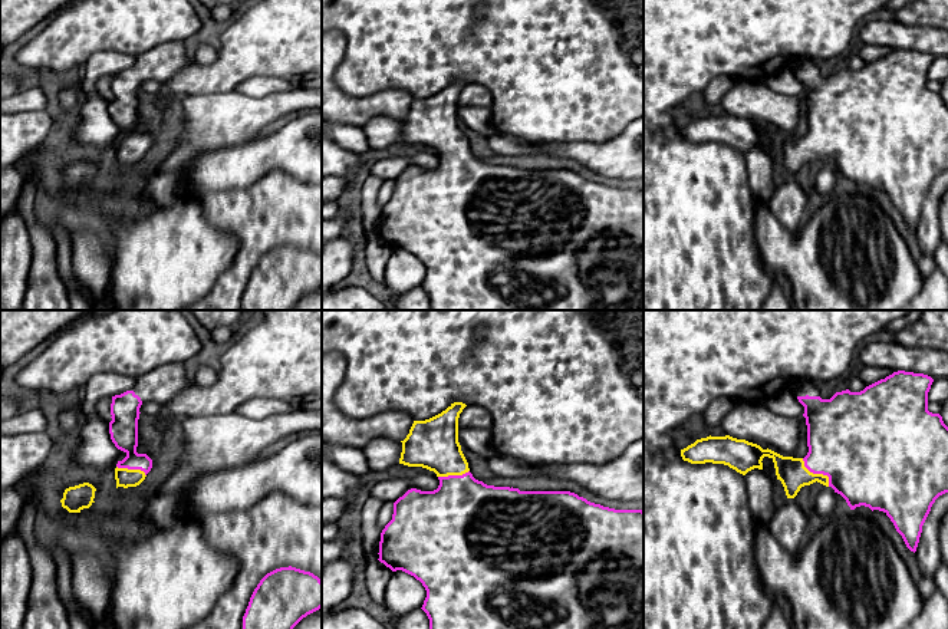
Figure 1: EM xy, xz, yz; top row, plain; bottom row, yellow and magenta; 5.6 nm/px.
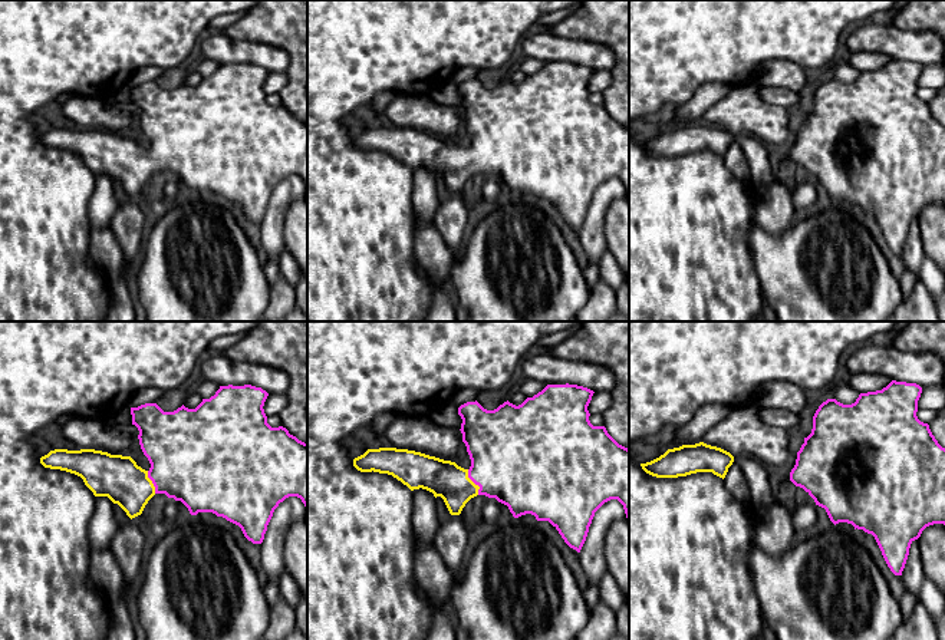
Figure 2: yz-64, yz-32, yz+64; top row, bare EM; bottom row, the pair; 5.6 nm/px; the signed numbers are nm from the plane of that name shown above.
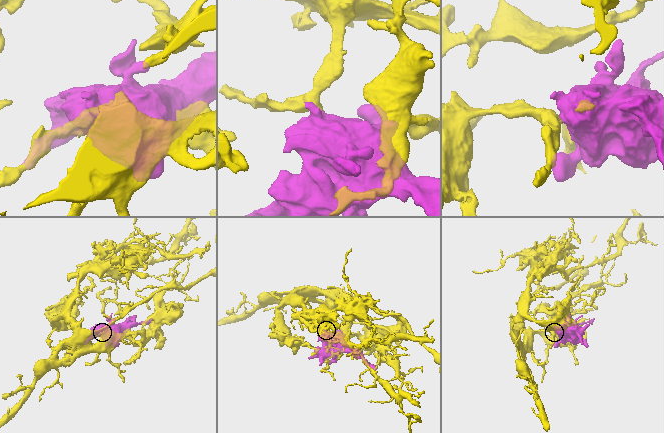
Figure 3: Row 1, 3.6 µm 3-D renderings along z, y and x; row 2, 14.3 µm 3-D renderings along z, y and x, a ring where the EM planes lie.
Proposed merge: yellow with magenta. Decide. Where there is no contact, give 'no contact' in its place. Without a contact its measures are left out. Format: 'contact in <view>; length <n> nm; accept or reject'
contact in yz; length 220 nm; accept

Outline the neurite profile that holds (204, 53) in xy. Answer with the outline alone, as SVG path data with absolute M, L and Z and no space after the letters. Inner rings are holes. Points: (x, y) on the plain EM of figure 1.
M200 45L194 53L194 65L210 65L214 63L218 57L218 49L210 45Z

